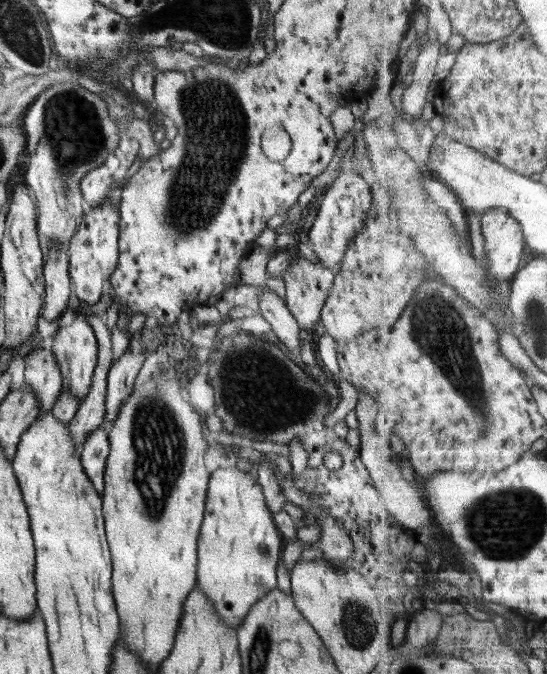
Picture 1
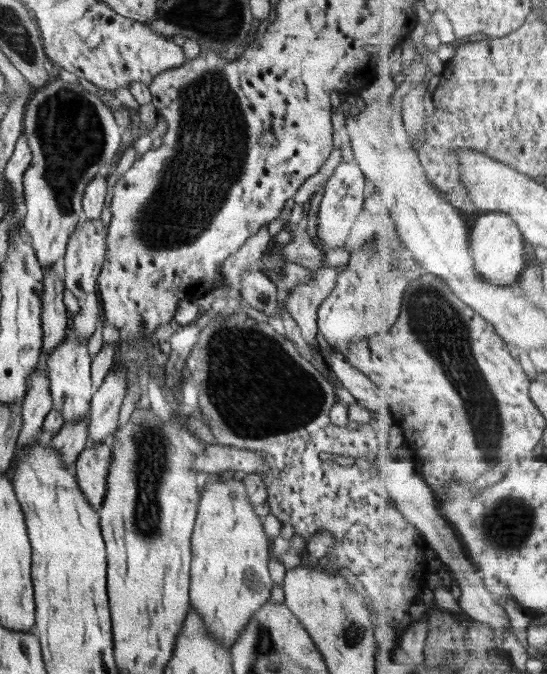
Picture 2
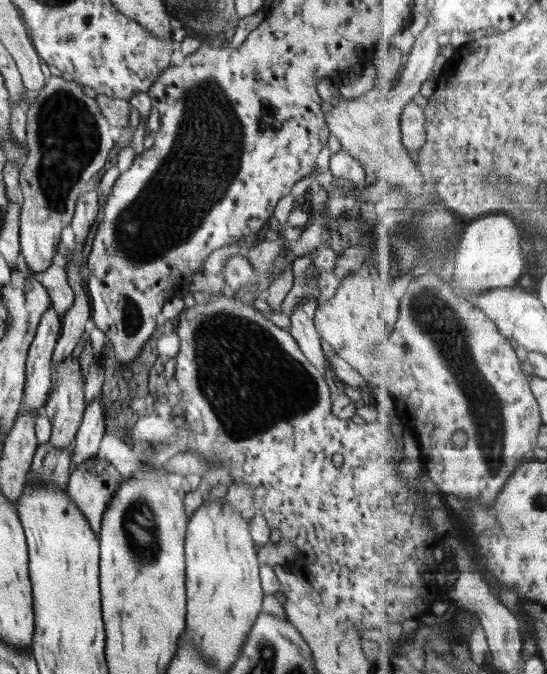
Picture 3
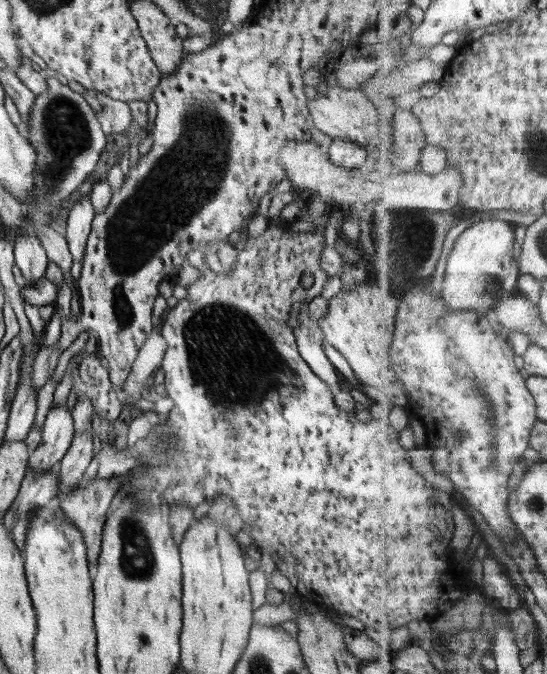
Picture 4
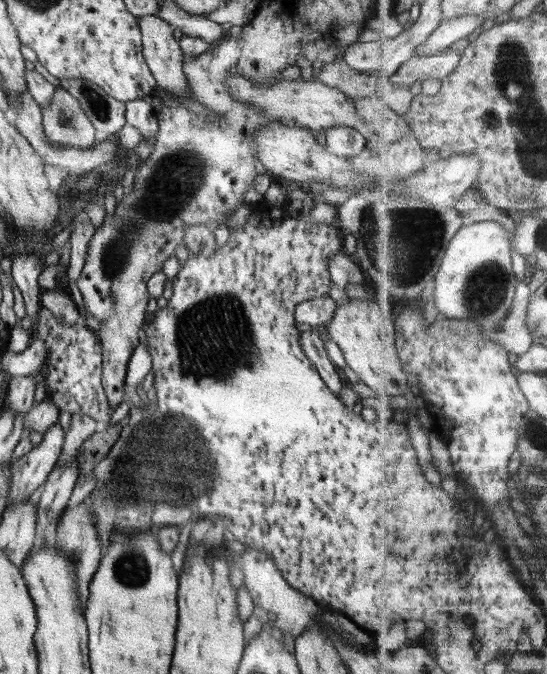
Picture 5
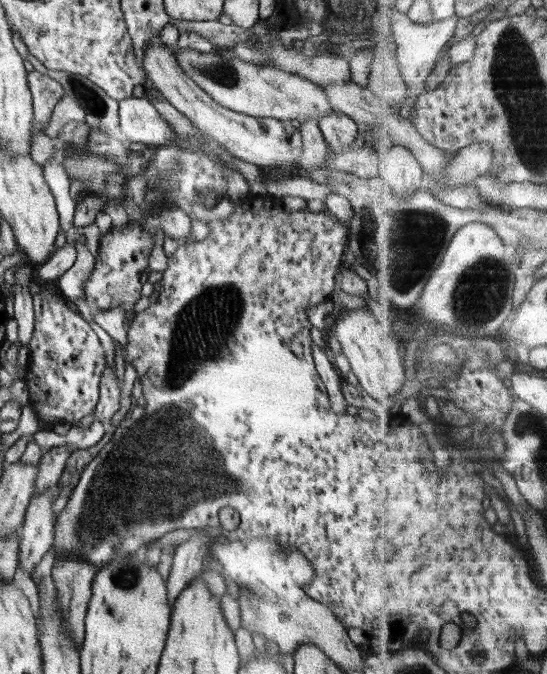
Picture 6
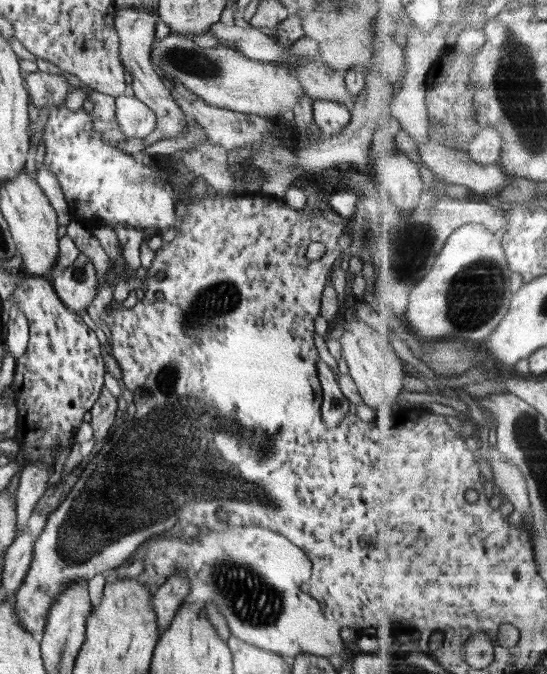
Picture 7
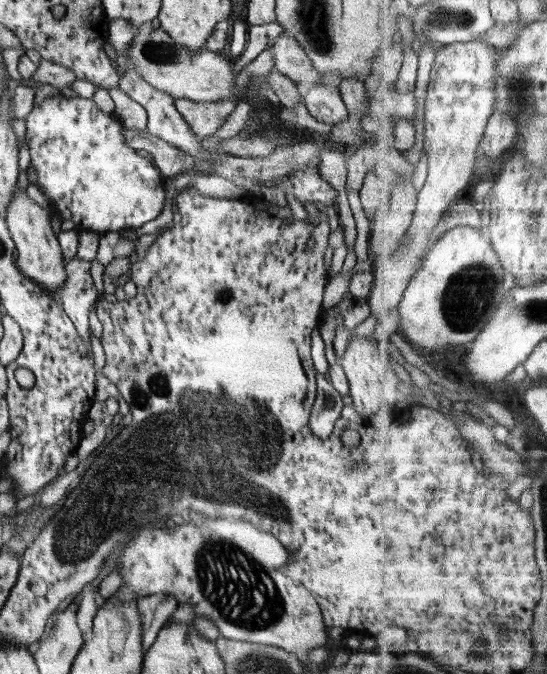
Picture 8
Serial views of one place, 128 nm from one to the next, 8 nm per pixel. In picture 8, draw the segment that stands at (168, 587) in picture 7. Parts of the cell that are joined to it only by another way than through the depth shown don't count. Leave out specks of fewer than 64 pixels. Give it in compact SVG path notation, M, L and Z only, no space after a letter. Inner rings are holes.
M168 594L139 597L136 601L142 622L142 652L146 652L165 626L172 613L176 612L178 600Z

